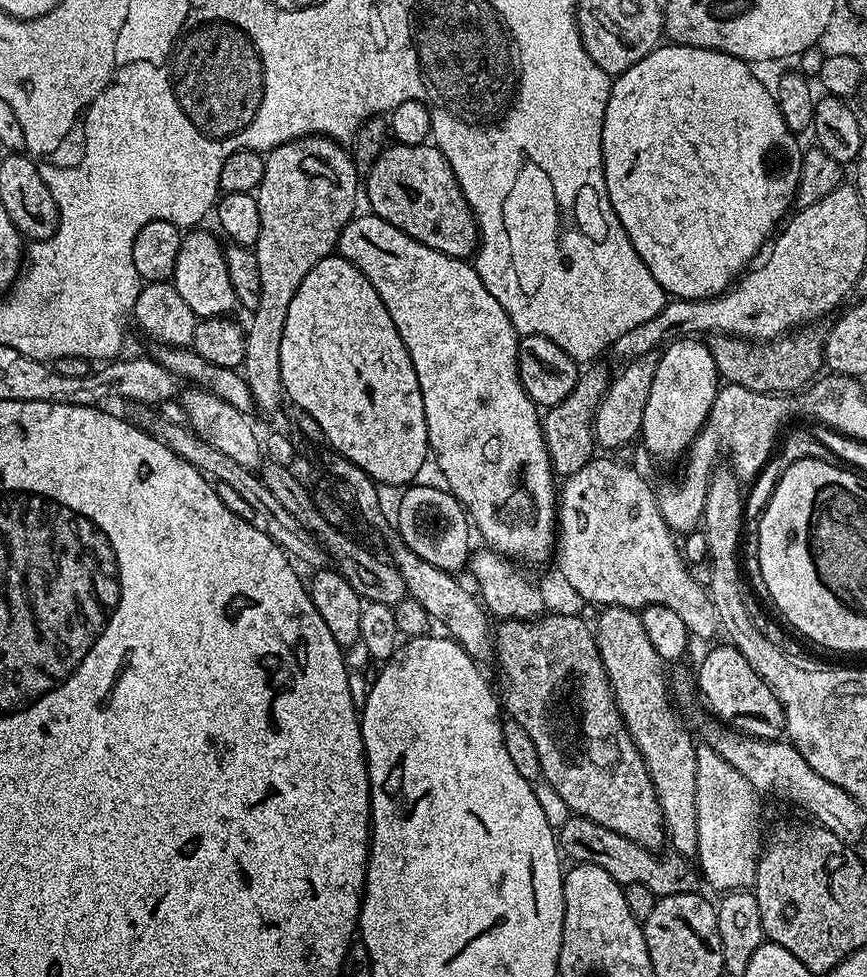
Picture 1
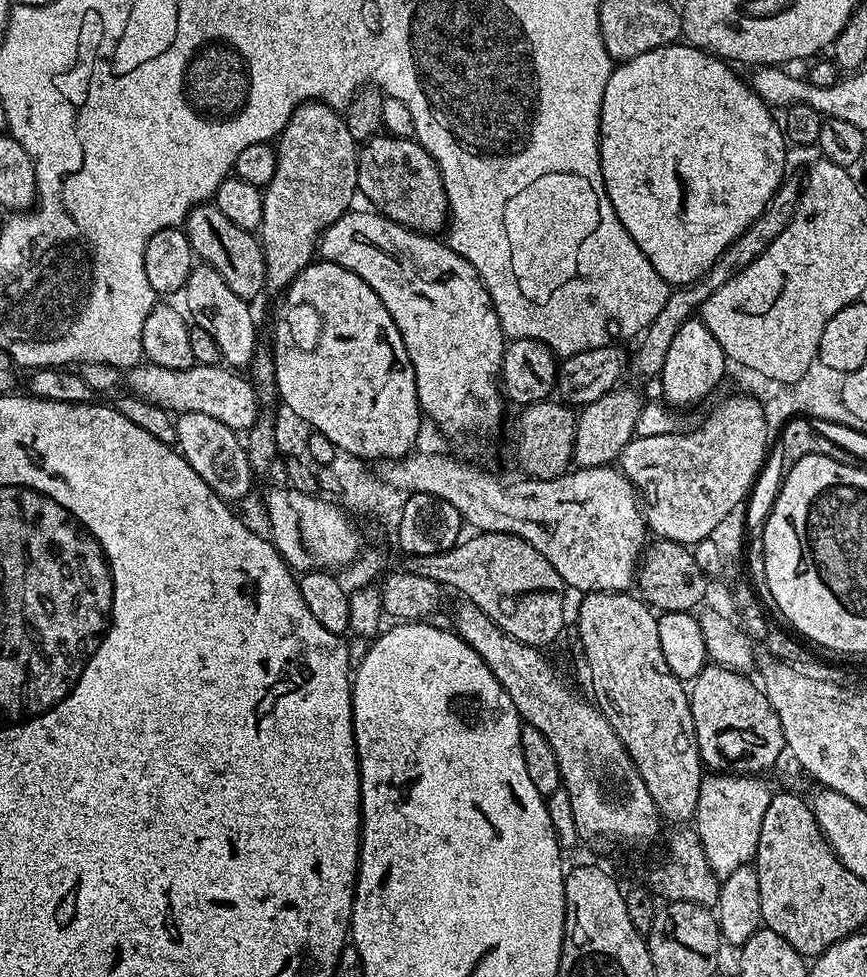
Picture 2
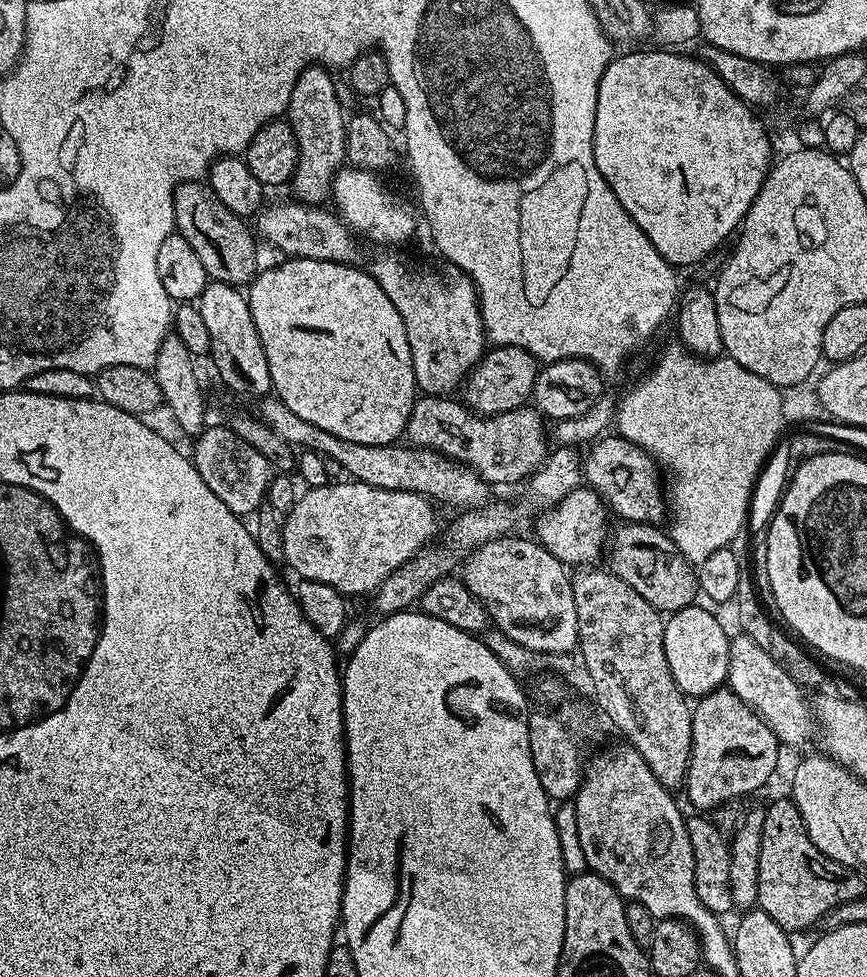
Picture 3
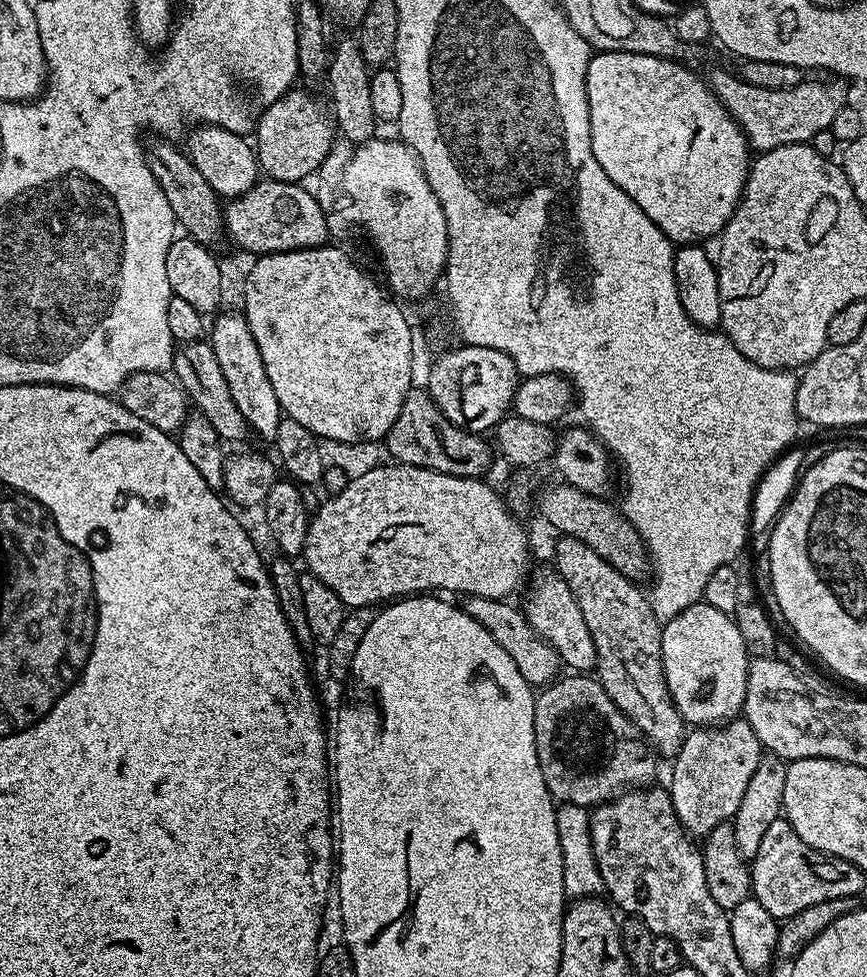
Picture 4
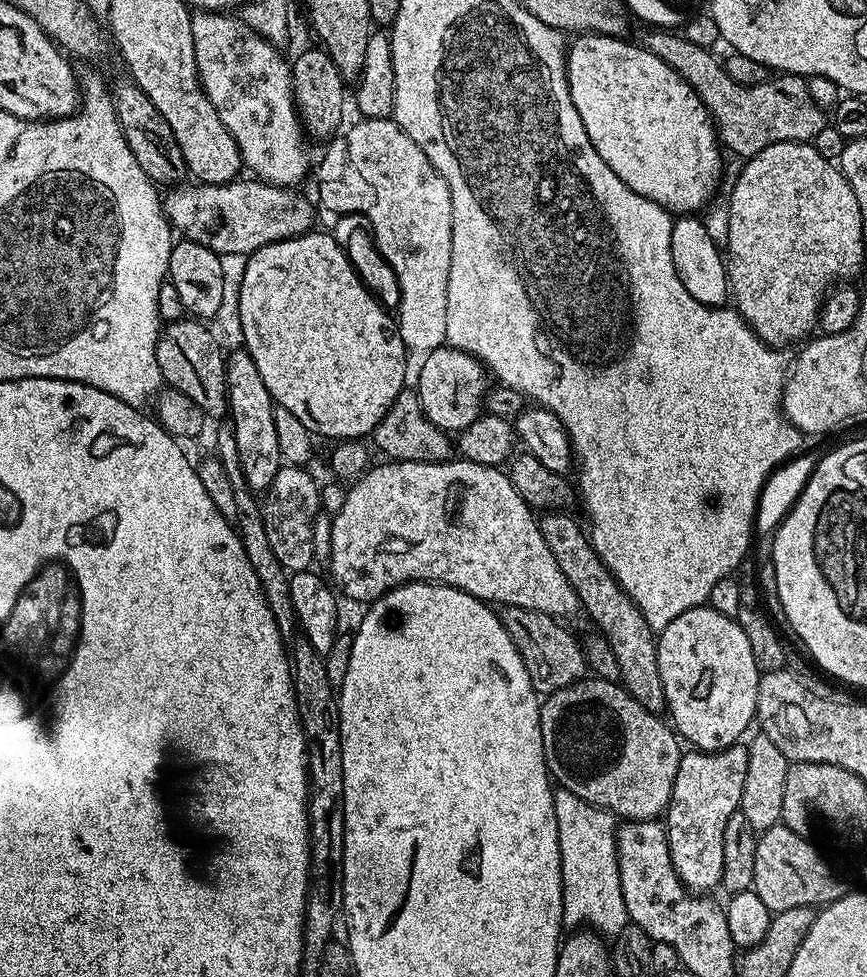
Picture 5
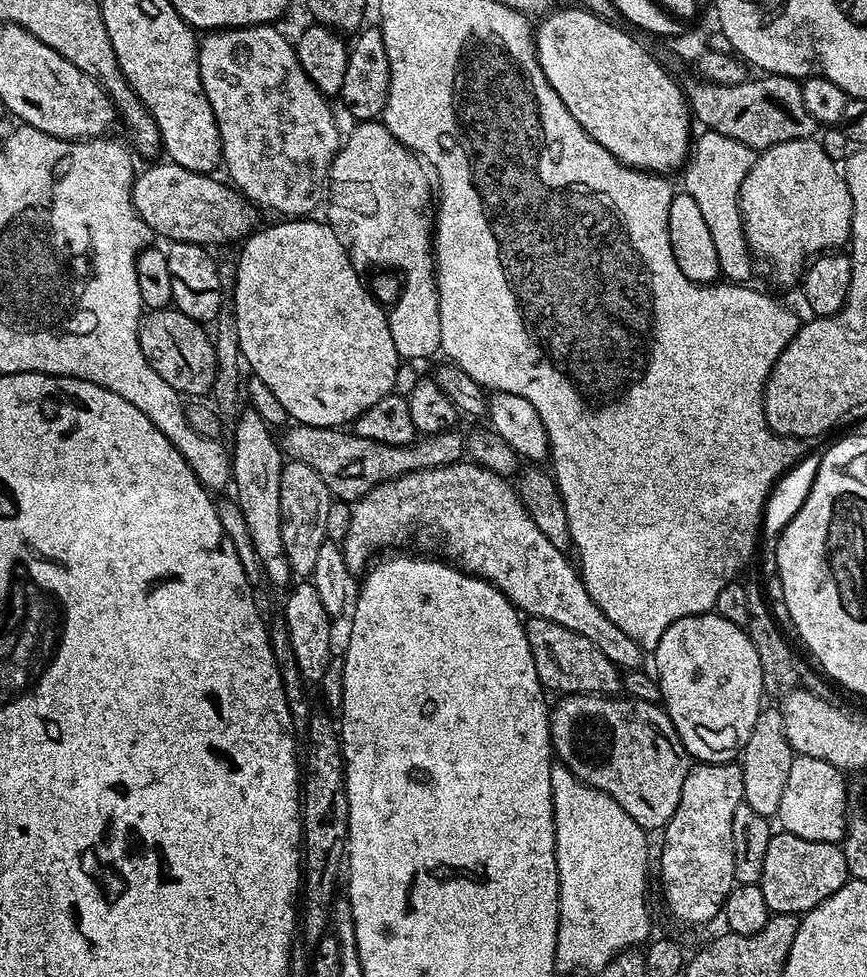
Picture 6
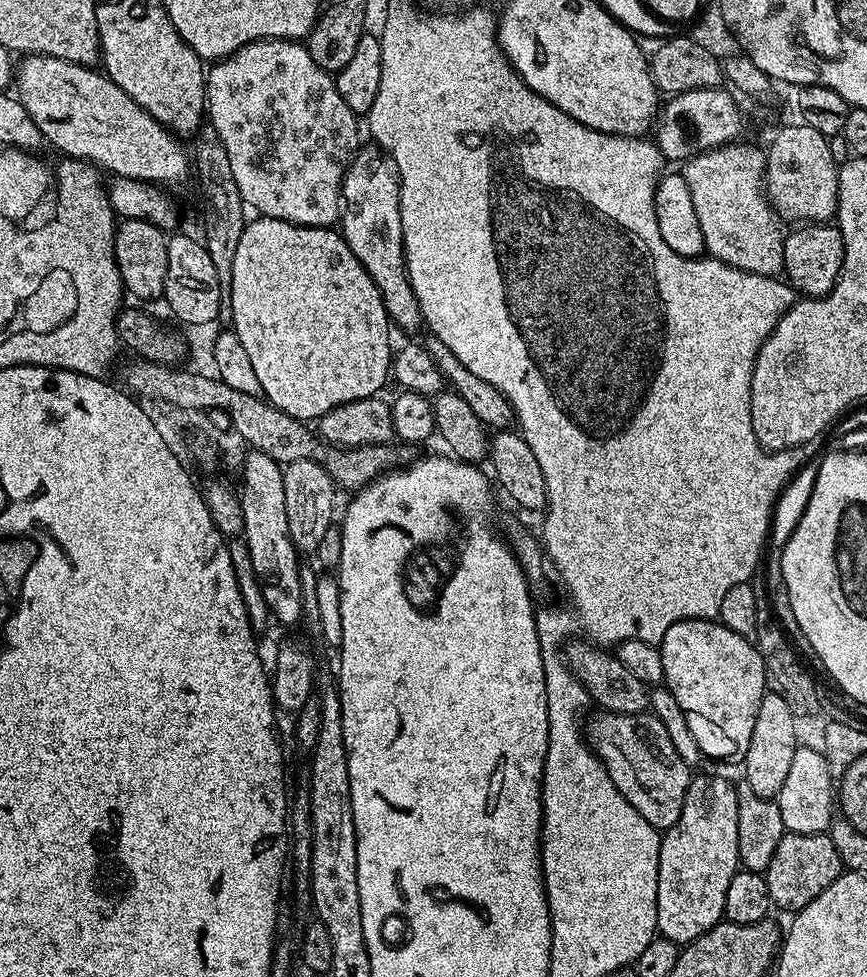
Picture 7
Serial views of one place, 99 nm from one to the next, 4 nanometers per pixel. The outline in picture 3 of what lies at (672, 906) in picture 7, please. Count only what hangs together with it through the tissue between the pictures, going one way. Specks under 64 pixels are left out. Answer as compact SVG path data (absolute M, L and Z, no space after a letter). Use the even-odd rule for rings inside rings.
M721 686L713 690L710 694L699 697L695 701L692 710L692 745L690 746L690 762L688 763L688 773L684 776L684 782L682 785L683 791L688 791L688 800L693 804L693 809L696 810L708 810L704 808L716 808L719 804L724 804L727 800L736 800L739 796L744 796L747 792L756 792L772 775L776 772L776 759L780 756L782 751L782 745L777 740L776 735L770 730L770 726L759 714L755 712L750 706L746 706L746 702L742 702L742 698L738 698L738 694L734 694L731 688L727 686Z

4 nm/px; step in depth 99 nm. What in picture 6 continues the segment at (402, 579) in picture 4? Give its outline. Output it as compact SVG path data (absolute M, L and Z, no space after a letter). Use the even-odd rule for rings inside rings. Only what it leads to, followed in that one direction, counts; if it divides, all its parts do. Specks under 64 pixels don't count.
M461 462L447 464L445 468L418 470L397 480L379 484L360 500L351 505L349 533L342 543L346 566L352 574L363 573L373 563L372 552L379 548L388 548L391 544L400 544L411 532L433 532L440 536L445 544L443 555L455 567L480 576L483 580L495 584L496 589L525 617L548 619L559 626L568 627L576 634L582 634L587 640L594 642L603 654L610 658L620 670L631 670L641 667L645 662L645 649L641 648L634 638L630 638L590 598L584 581L580 579L577 565L564 557L565 553L546 539L546 534L534 526L534 518L526 514L526 506L522 506L520 493L505 477L486 470L481 464Z

